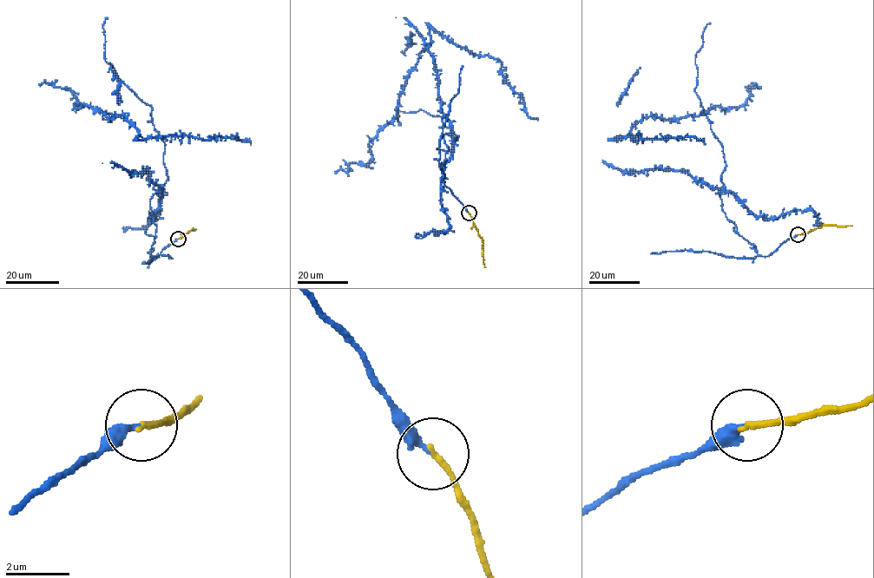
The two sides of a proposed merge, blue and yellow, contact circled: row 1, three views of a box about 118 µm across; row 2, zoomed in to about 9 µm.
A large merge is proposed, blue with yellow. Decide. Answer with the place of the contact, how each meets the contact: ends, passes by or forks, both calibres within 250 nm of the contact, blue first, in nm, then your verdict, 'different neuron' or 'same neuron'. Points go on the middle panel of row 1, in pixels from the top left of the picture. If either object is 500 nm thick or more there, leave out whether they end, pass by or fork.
place (469, 213); blue ends; yellow ends; calibres 280 and 170 nm; same neuron

